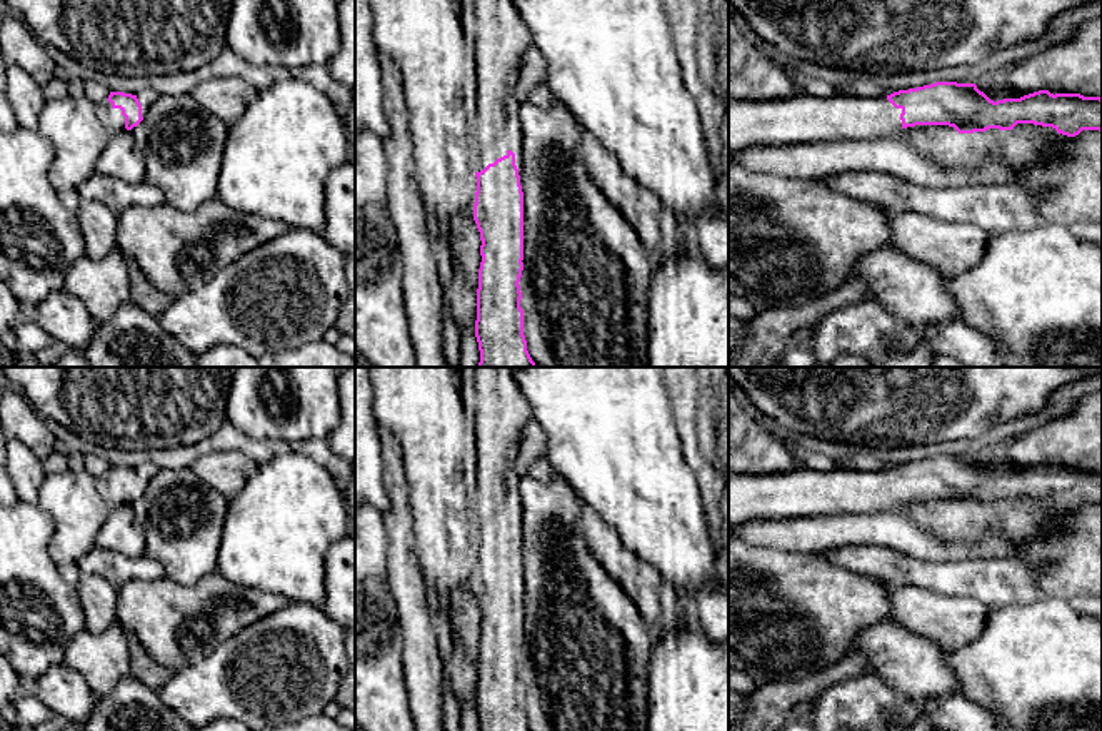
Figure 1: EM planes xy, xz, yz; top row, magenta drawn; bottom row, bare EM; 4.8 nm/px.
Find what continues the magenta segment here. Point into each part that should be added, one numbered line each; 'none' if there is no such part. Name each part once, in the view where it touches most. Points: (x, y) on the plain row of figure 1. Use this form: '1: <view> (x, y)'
1: xz (497, 409)

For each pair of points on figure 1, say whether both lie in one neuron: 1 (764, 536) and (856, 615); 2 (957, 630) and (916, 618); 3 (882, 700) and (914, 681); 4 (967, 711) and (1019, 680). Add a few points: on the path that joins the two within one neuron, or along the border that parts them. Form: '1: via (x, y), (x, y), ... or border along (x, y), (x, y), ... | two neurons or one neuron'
1: border along (746, 541), (756, 546), (819, 554) | two neurons
2: via (947, 620), (926, 618) | one neuron
3: border along (872, 670), (892, 688), (917, 703) | two neurons
4: border along (959, 691), (992, 713) | two neurons

